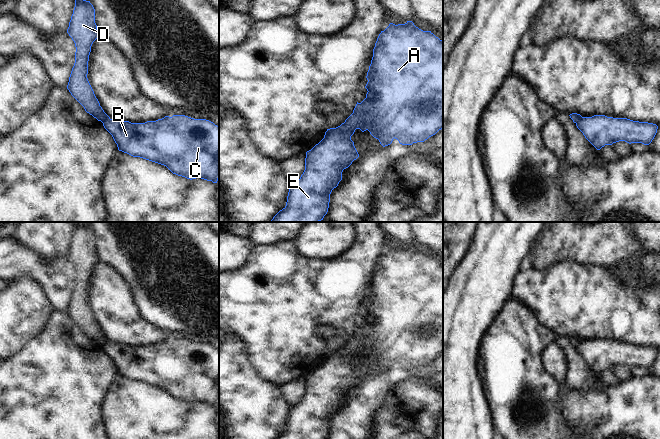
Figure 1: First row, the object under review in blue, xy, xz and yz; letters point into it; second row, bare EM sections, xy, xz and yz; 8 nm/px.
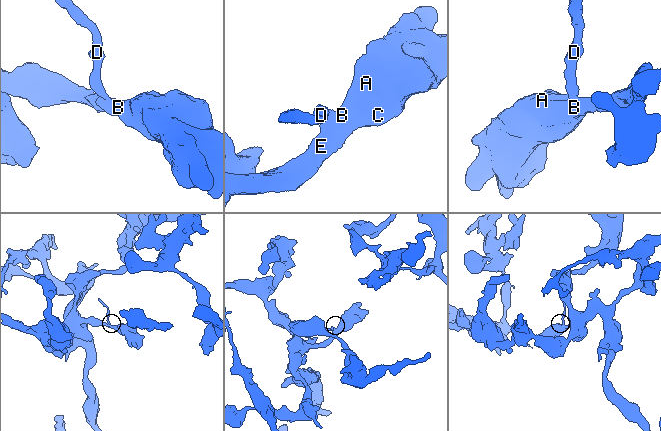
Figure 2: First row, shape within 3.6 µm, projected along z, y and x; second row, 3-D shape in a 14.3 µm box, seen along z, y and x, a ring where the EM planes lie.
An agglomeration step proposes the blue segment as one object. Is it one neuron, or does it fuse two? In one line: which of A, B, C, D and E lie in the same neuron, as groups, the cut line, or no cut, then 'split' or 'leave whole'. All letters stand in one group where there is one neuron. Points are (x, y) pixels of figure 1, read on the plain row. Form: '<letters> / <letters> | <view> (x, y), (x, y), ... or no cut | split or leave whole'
A B C E / D | xy (109, 342), (102, 346) | split

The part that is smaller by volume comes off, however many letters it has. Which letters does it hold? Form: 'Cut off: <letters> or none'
Cut off: D

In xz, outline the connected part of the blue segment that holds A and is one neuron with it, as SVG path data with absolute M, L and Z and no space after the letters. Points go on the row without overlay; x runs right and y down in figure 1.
M412 245L405 248L389 250L381 255L373 281L366 300L368 306L366 322L356 328L353 337L335 352L335 355L325 360L311 374L306 376L305 394L300 403L291 406L286 430L276 439L326 439L329 432L330 418L342 404L342 396L348 392L359 378L351 364L356 353L362 356L368 354L385 371L397 363L402 369L412 369L424 366L443 352L443 265L431 255L423 255Z

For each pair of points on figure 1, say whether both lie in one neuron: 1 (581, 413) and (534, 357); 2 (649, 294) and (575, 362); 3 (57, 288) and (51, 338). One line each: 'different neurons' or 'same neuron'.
1: different neurons
2: different neurons
3: different neurons

